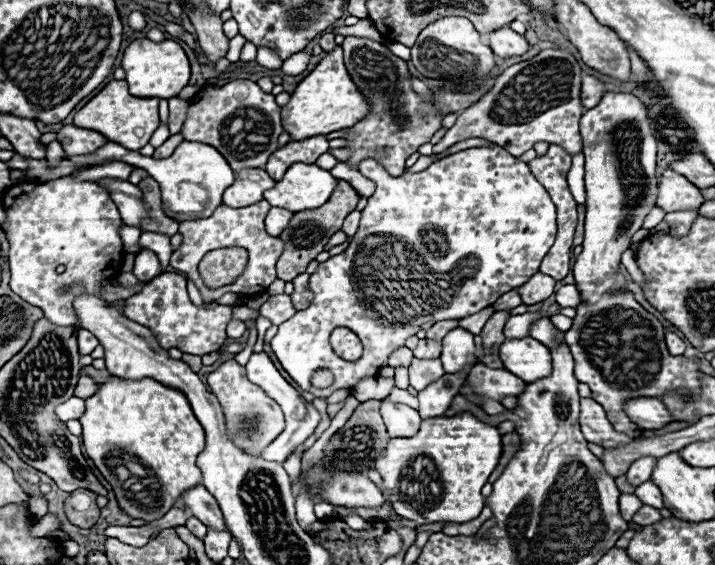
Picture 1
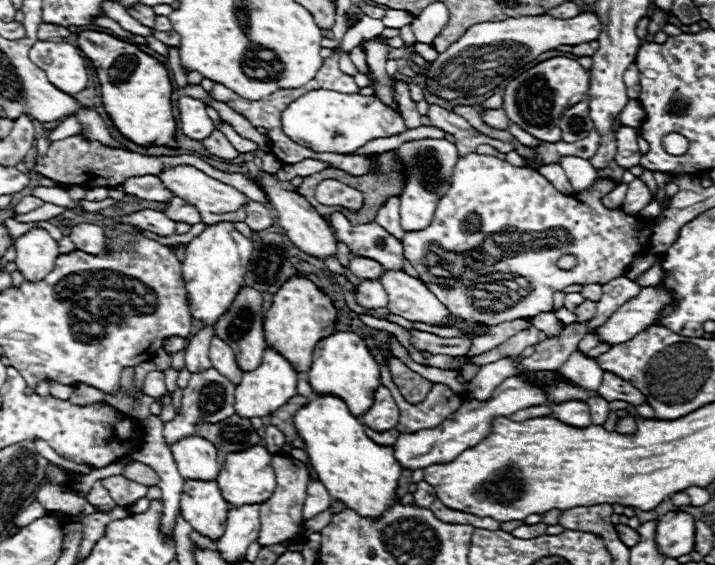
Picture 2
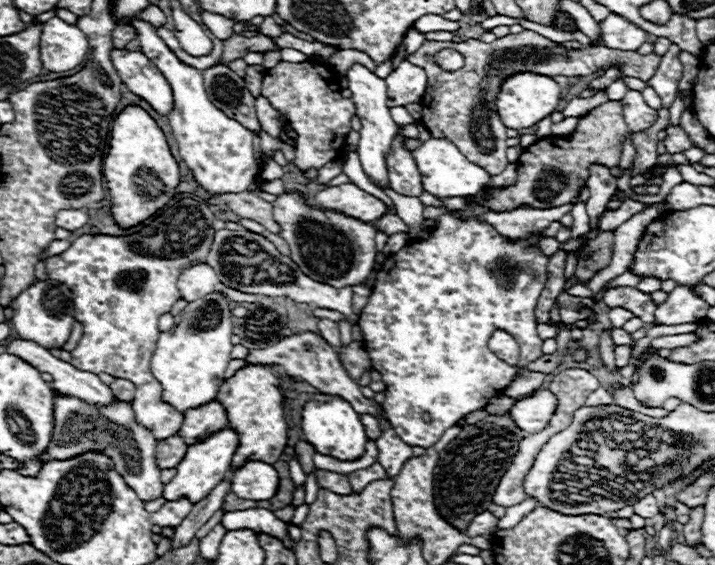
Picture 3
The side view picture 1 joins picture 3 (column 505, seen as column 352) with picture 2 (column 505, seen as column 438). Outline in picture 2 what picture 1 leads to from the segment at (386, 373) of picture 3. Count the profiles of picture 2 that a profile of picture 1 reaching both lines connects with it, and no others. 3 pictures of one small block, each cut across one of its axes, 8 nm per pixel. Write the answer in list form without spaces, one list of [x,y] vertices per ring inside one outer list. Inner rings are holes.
[[[472,152],[458,158],[450,178],[450,190],[440,198],[432,224],[420,232],[404,234],[404,256],[418,270],[420,280],[440,298],[442,304],[446,304],[450,312],[454,312],[454,316],[486,326],[496,326],[516,318],[532,318],[538,312],[550,312],[554,308],[554,292],[564,290],[570,284],[610,282],[612,278],[622,276],[638,254],[648,250],[648,238],[652,236],[650,224],[626,216],[620,208],[608,210],[602,206],[600,198],[614,188],[614,182],[598,180],[588,192],[564,196],[538,170],[512,166],[496,156]],[[430,246],[452,252],[452,256],[432,258],[434,254],[430,252]],[[562,254],[574,254],[578,260],[576,268],[568,272],[560,270],[556,262]]]

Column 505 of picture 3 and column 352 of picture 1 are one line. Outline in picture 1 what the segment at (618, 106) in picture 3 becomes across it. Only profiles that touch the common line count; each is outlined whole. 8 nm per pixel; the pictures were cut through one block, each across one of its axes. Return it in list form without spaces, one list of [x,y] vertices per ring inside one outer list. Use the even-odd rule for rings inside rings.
[[[340,180],[340,186],[332,192],[332,198],[324,206],[320,206],[318,210],[296,212],[292,216],[292,222],[278,236],[284,242],[284,252],[278,258],[278,278],[282,278],[284,282],[292,282],[298,274],[302,274],[306,270],[308,262],[314,260],[324,250],[330,236],[342,228],[344,218],[350,212],[354,212],[358,200],[360,200],[360,196],[356,194],[356,190],[348,182]]]

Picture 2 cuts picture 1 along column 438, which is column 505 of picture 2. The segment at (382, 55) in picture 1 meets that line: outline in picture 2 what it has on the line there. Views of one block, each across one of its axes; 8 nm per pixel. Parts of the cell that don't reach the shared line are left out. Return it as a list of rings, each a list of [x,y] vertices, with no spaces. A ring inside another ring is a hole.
[[[500,108],[500,110],[486,110],[482,112],[482,120],[488,124],[488,126],[494,126],[494,128],[500,128],[500,130],[506,130],[510,120],[506,118],[506,112]]]

